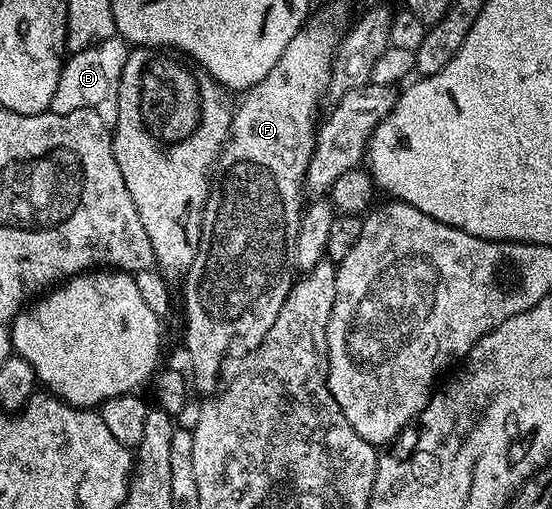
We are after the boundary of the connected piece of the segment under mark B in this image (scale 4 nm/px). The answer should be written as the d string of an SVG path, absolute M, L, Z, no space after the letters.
M118 35L105 39L100 45L72 52L63 62L51 109L56 113L92 109L101 115L101 119L114 123L119 111L121 71L125 71L128 52L128 42Z

